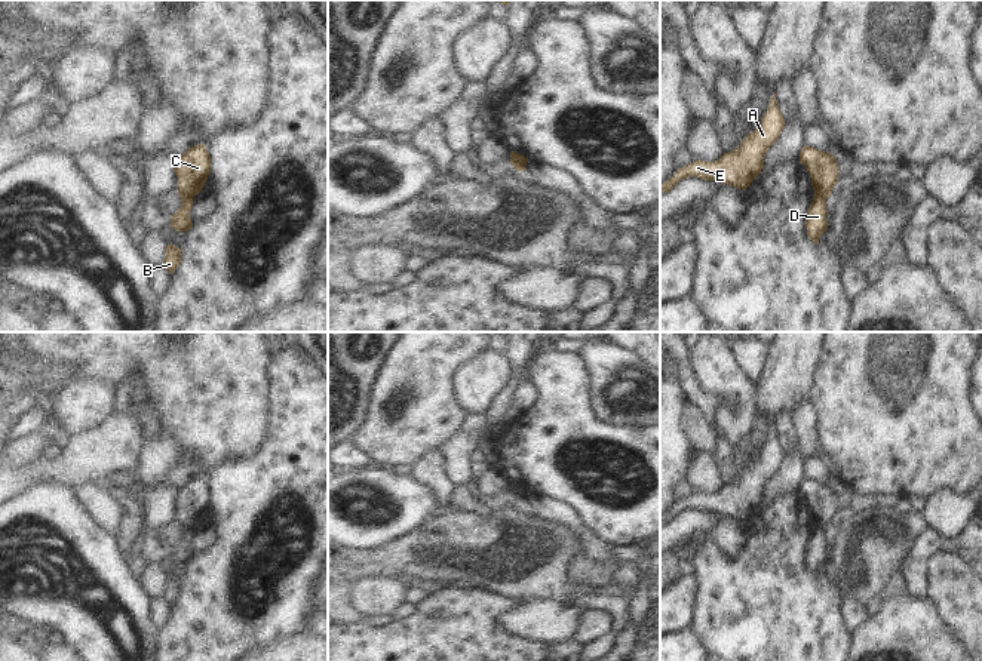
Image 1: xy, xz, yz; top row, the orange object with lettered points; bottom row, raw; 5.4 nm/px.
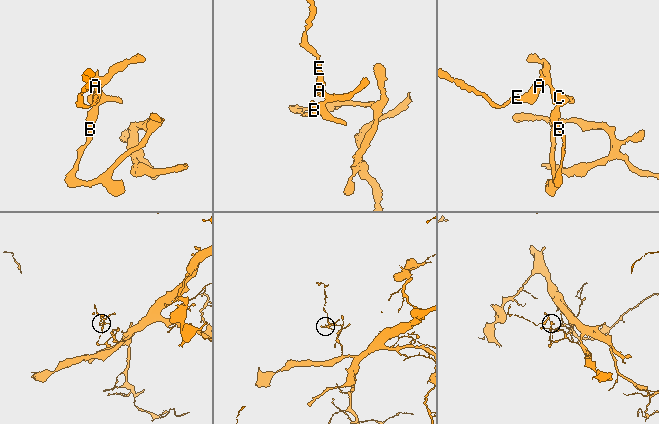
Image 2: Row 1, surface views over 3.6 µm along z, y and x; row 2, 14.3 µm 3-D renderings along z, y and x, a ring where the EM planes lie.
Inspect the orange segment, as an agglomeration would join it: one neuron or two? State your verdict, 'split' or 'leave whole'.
split

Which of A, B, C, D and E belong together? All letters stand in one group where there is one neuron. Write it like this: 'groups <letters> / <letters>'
groups A C E / B D

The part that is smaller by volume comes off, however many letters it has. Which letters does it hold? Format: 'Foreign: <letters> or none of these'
Foreign: A, C, E

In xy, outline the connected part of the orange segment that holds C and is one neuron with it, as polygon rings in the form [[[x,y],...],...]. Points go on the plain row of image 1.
[[[205,476],[194,477],[172,492],[178,510],[178,529],[199,526],[211,504],[211,488]]]

